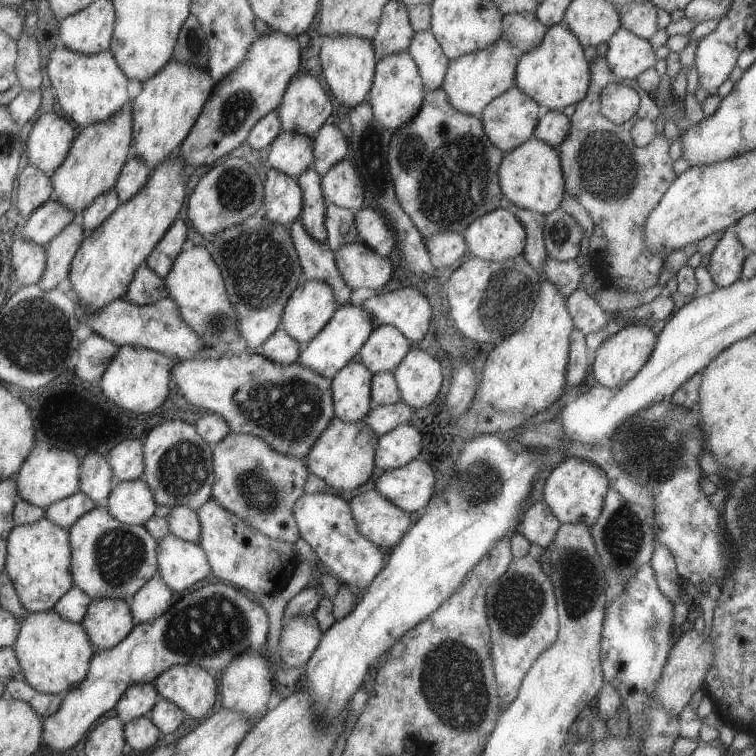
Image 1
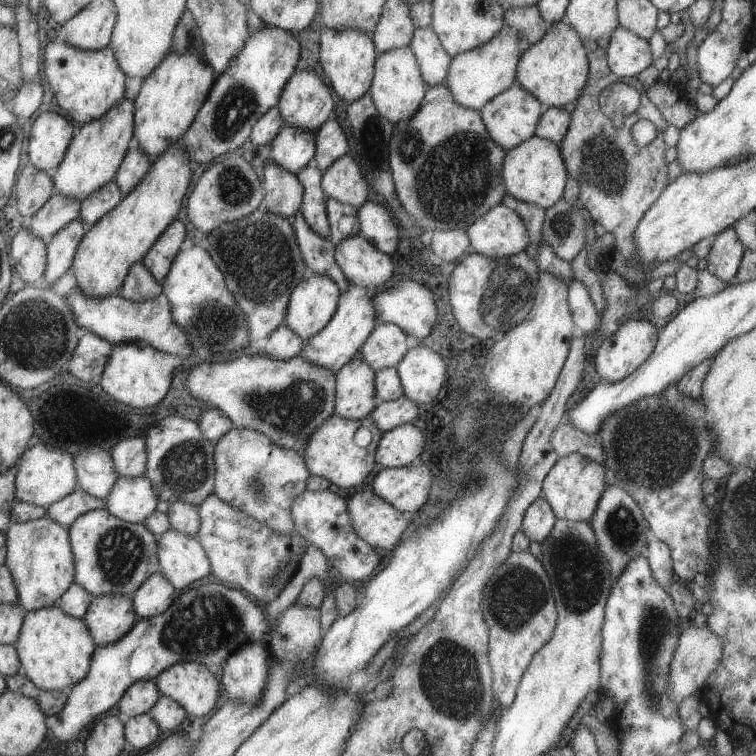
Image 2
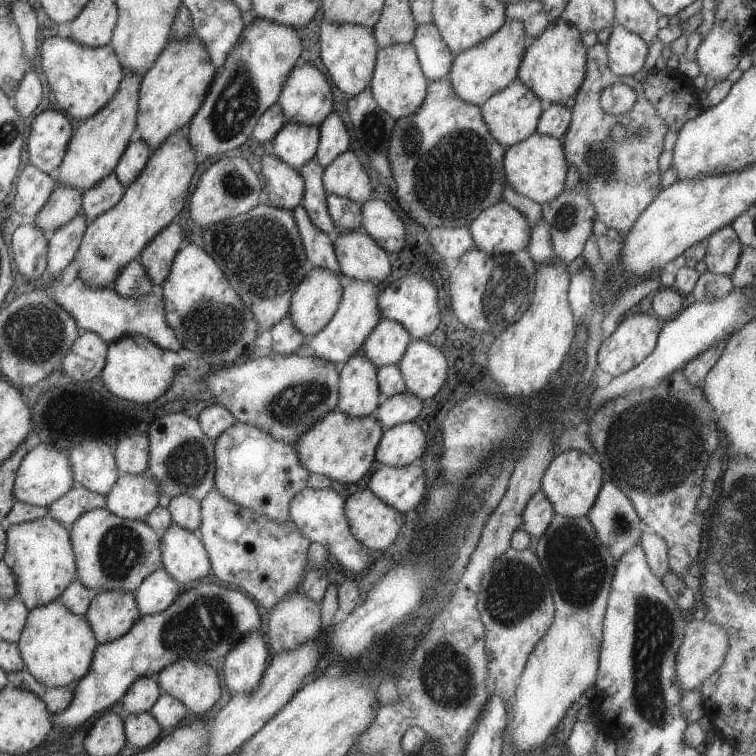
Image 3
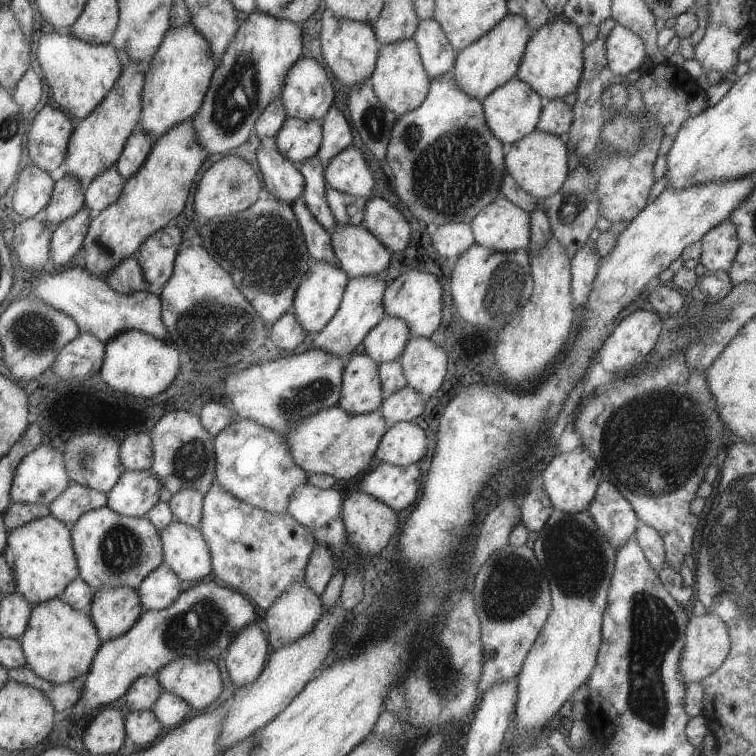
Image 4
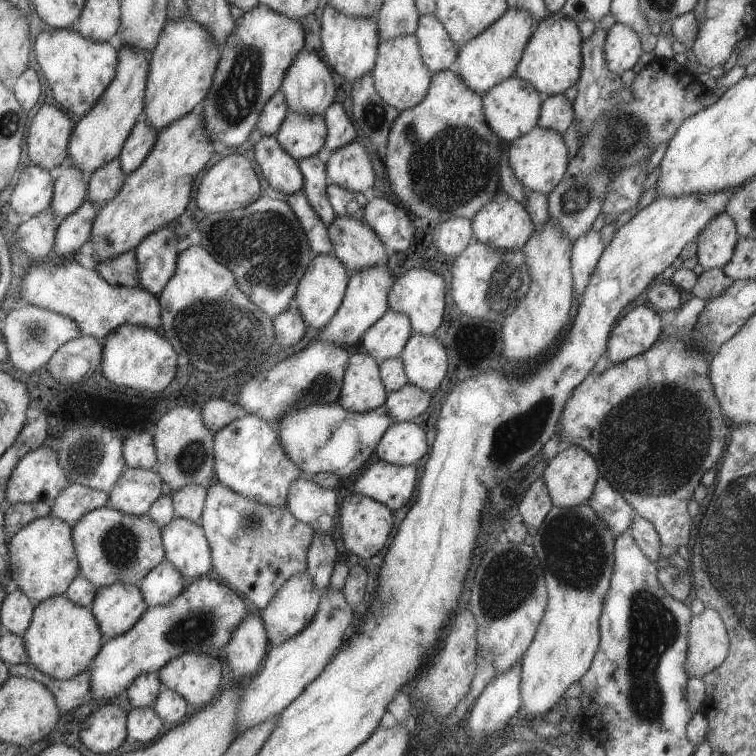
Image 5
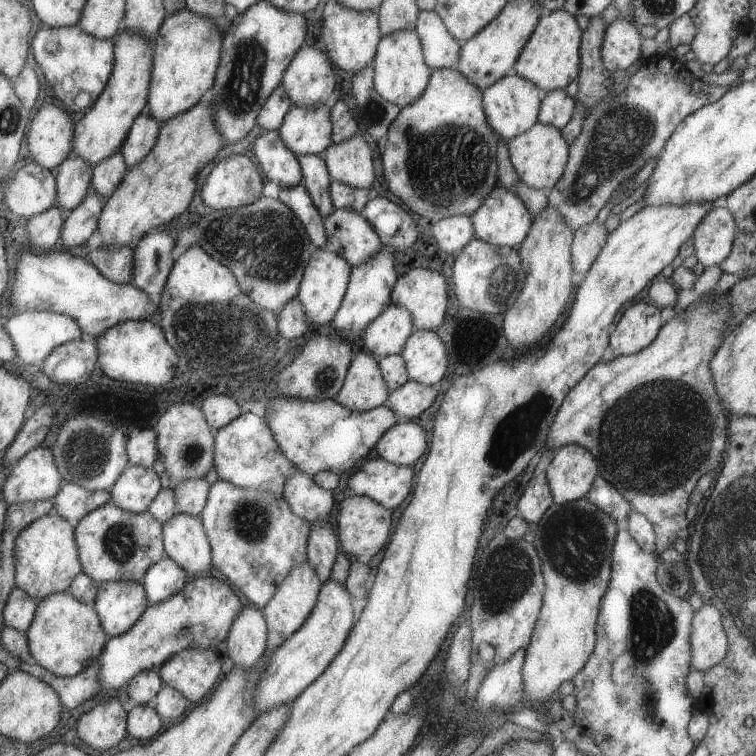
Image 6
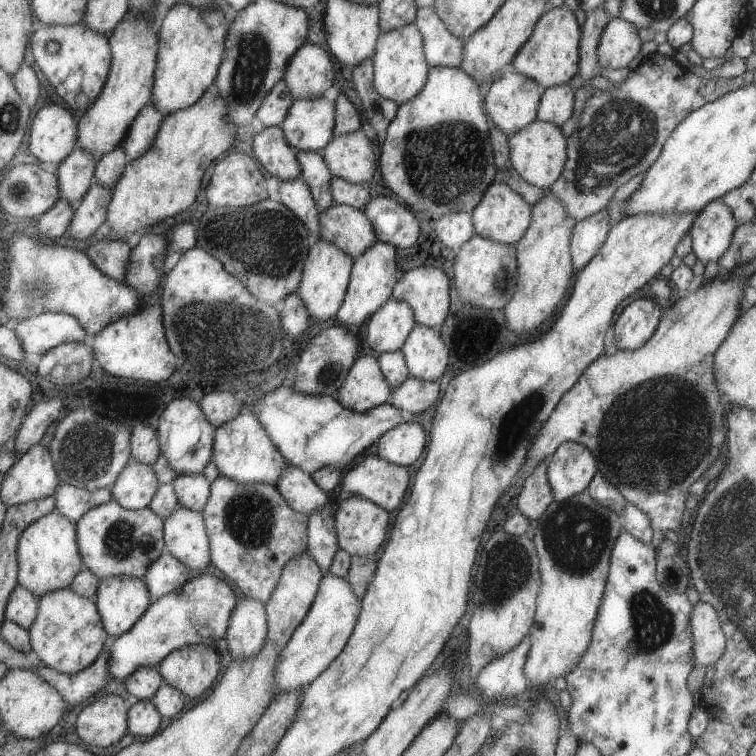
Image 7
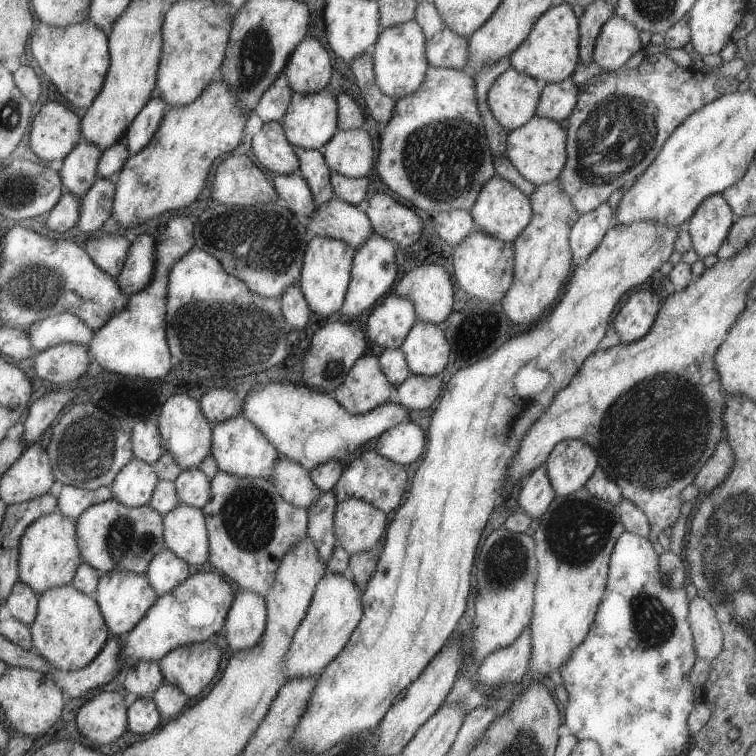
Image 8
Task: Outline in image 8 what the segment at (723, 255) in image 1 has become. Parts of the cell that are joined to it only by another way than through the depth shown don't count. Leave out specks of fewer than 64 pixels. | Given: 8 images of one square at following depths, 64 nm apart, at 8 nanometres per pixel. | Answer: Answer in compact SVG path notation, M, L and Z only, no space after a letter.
M721 193L709 195L686 222L686 230L699 259L714 254L723 242L735 216Z

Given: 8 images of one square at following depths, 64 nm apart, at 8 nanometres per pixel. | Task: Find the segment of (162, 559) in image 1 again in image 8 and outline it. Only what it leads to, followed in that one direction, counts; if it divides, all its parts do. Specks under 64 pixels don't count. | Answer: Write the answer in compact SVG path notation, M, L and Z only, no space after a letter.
M179 503L162 516L165 548L182 558L192 570L208 560L208 534L200 508Z

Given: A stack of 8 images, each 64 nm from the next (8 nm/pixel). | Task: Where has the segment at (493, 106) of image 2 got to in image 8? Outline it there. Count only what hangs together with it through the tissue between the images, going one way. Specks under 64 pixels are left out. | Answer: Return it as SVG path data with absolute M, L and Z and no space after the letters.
M510 66L490 84L486 101L491 114L509 132L535 114L543 87L541 79L534 79Z

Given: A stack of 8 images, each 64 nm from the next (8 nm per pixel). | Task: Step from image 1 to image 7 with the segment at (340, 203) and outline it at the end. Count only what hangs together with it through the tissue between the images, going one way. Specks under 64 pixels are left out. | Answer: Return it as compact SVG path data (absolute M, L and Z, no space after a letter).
M365 128L334 136L320 154L331 176L350 183L369 183L375 172L375 154Z

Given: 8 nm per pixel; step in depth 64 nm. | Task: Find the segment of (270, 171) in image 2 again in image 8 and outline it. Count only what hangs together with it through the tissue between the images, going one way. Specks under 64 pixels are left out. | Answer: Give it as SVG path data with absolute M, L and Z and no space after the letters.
M280 121L264 122L252 135L251 148L257 162L265 170L279 175L298 172L295 147L285 138Z

